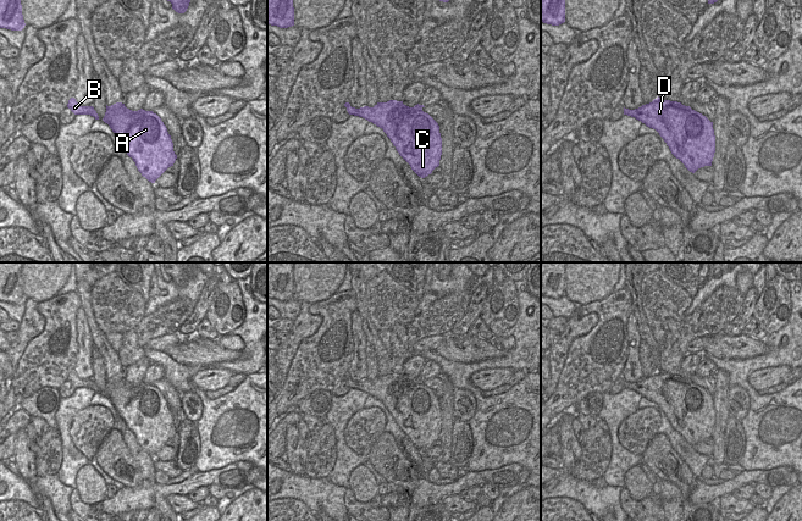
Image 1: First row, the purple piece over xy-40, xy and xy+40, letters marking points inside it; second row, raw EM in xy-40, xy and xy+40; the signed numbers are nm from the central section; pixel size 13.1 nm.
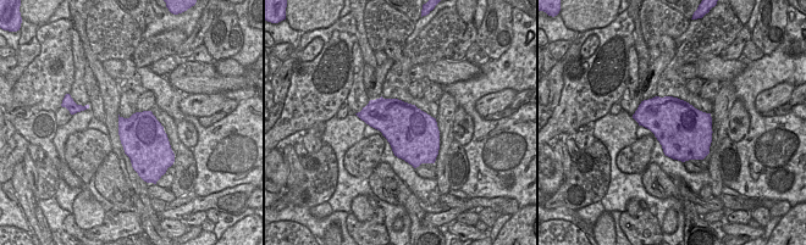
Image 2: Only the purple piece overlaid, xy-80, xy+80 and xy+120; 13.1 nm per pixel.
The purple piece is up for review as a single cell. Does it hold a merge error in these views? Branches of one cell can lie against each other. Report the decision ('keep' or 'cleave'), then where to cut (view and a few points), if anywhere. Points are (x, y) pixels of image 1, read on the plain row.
keep; cut none

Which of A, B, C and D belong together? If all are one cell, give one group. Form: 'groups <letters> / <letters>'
groups A B C D

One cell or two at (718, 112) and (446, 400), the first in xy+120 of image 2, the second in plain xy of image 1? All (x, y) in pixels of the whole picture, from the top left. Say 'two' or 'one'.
one

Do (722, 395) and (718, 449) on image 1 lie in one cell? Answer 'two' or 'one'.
one

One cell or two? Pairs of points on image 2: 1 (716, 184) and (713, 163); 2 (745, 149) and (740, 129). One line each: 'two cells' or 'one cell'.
1: one cell
2: two cells

